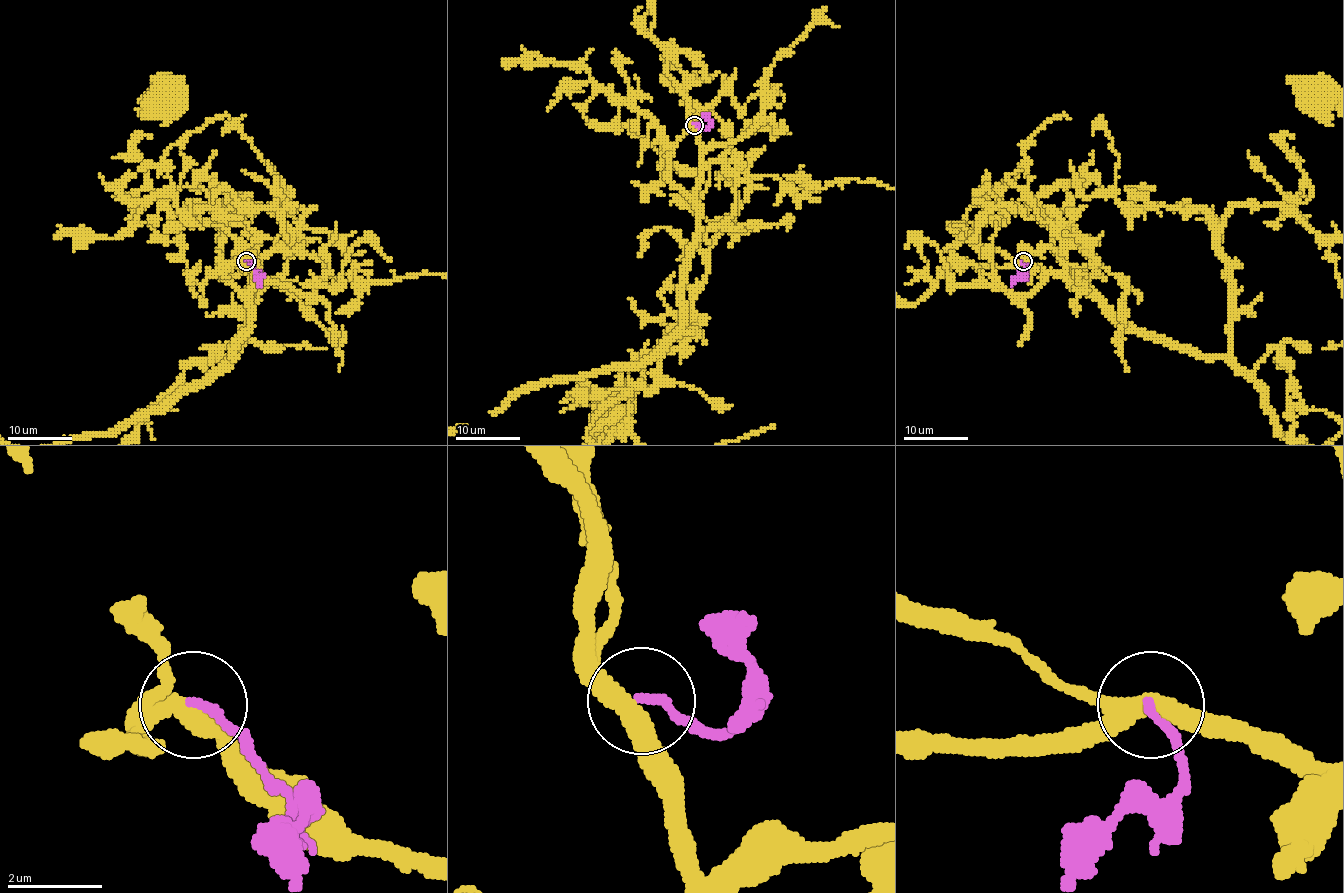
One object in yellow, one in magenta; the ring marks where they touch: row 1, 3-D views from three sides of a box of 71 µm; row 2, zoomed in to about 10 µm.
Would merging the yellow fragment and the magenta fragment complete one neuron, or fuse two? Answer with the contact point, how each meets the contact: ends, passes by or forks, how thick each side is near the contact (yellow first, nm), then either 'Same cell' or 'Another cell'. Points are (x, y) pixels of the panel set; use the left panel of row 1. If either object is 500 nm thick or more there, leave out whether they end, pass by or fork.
Place: (246, 261). At the ring yellow passes by. At the ring magenta ends. Thickness 400 nm (yellow) against 180 nm. Another cell

